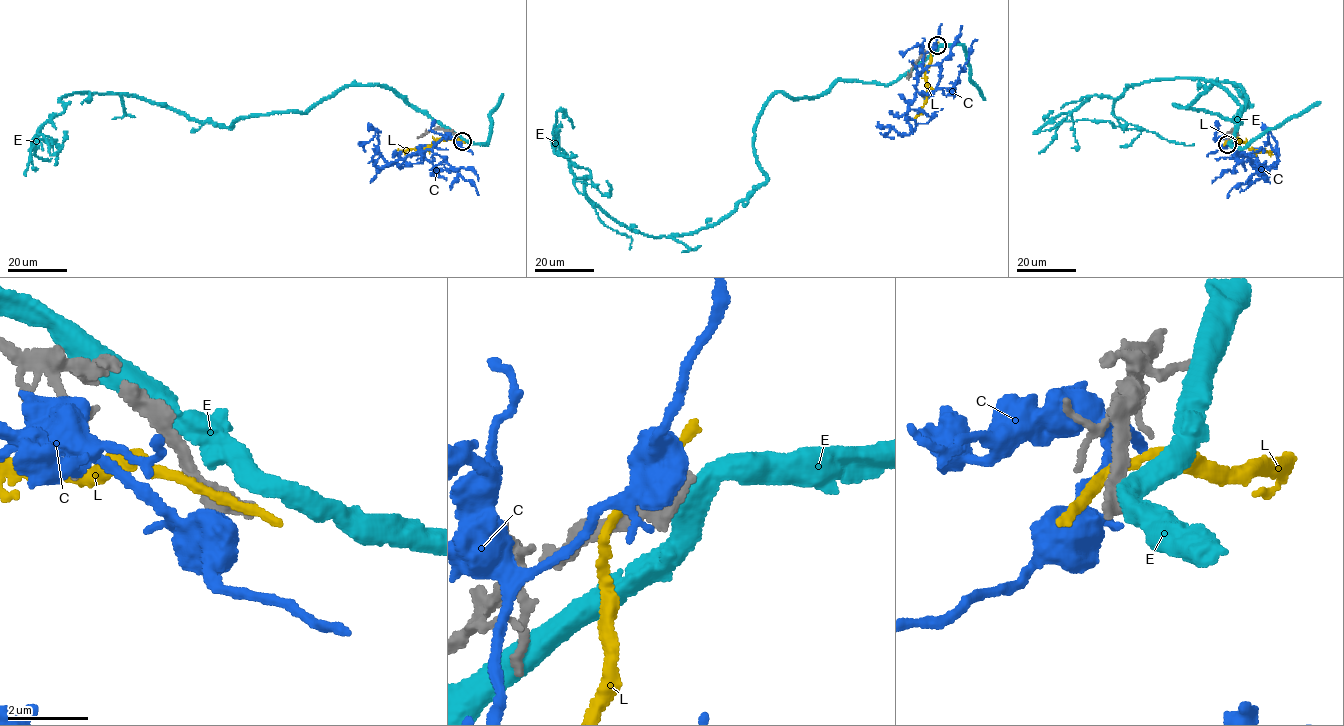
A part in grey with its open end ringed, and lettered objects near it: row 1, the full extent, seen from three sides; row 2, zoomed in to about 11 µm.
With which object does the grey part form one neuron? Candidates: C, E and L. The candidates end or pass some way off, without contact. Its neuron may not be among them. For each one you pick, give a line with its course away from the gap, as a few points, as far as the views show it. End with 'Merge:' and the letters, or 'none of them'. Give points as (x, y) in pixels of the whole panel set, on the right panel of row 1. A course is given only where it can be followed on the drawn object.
Merge: none of them

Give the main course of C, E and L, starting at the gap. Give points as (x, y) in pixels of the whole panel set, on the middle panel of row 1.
C: (936, 46), (923, 57), (908, 107), (916, 125), (908, 134), (891, 127), (887, 135), (894, 139)
E: (937, 46), (886, 84), (773, 93), (753, 143), (766, 180), (685, 234), (592, 203), (553, 146), (565, 117)
L: (936, 44), (931, 50), (930, 63), (926, 70), (927, 96), (916, 122)

